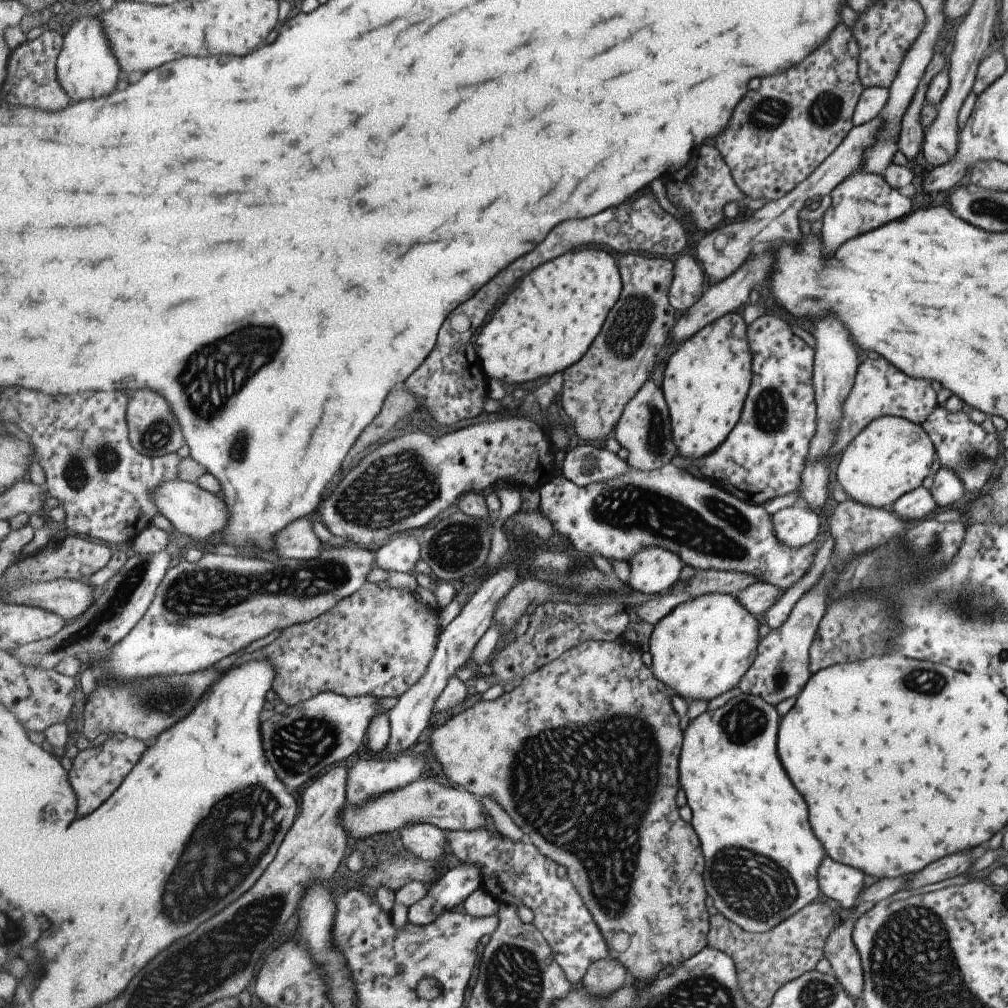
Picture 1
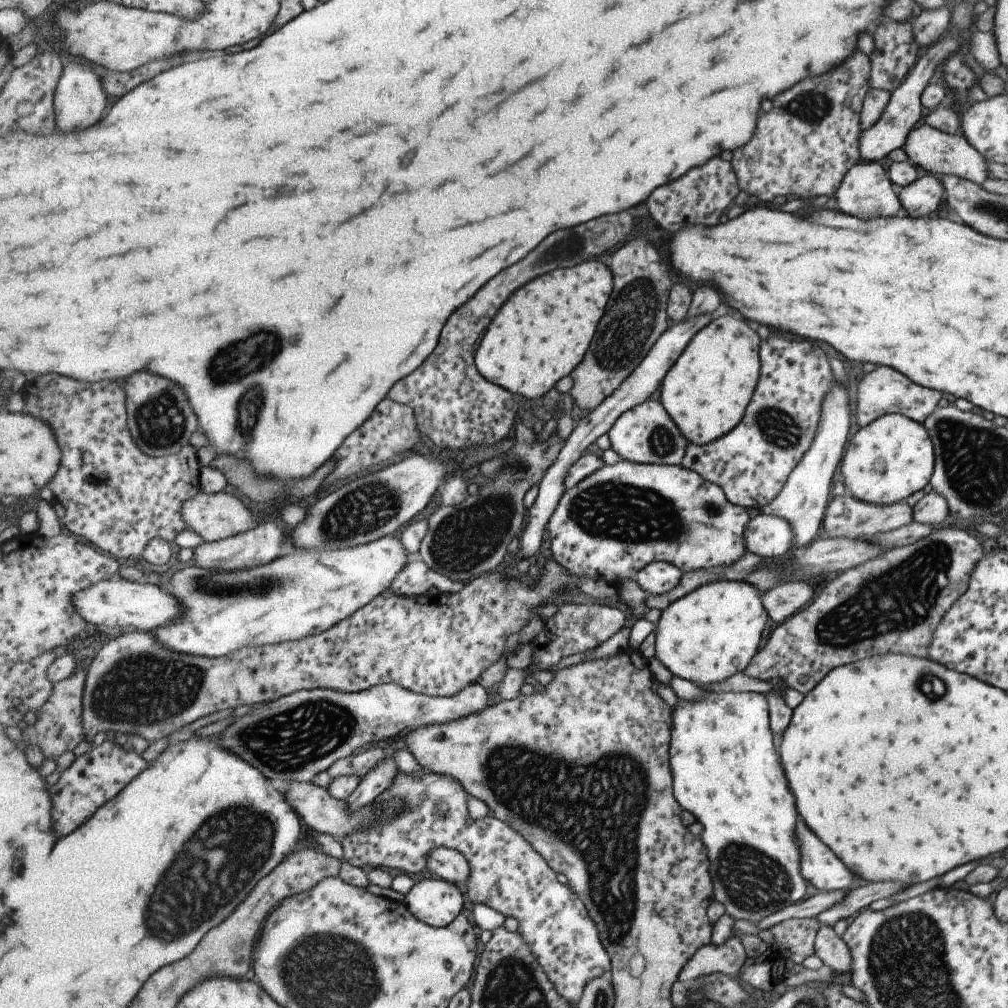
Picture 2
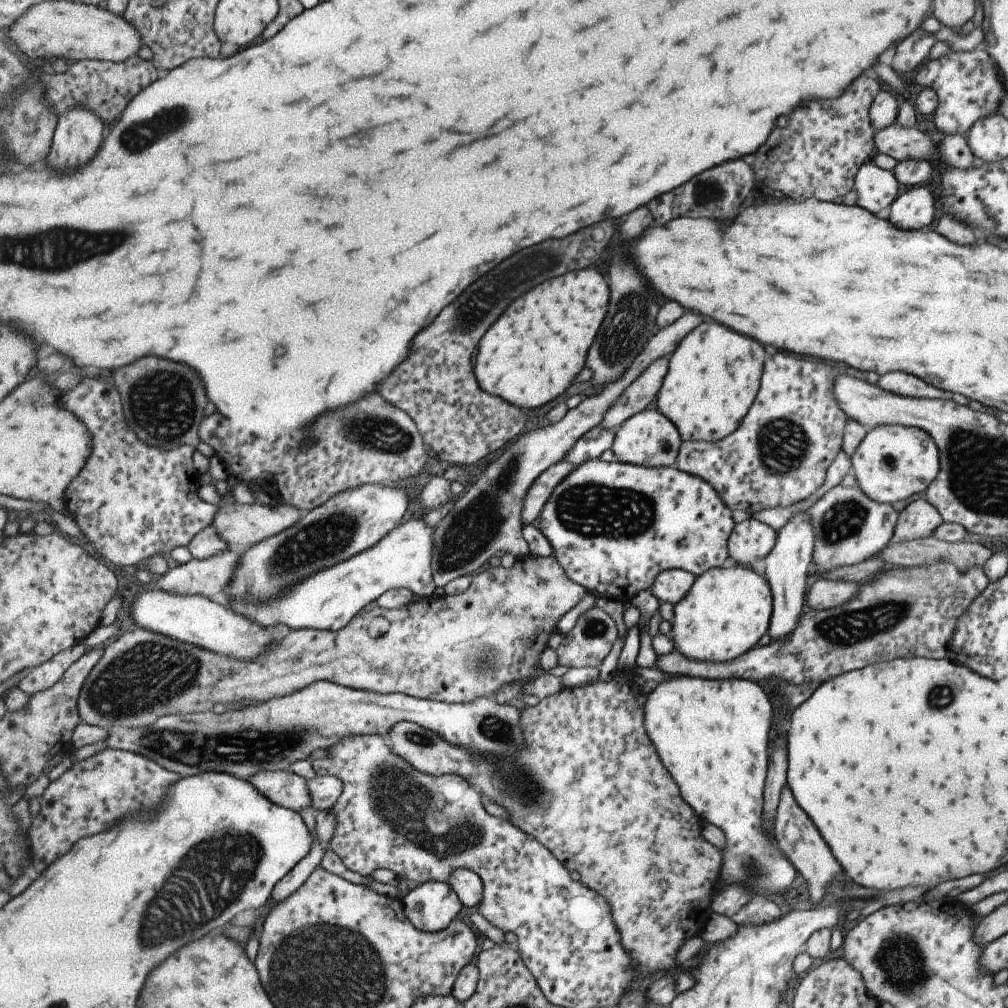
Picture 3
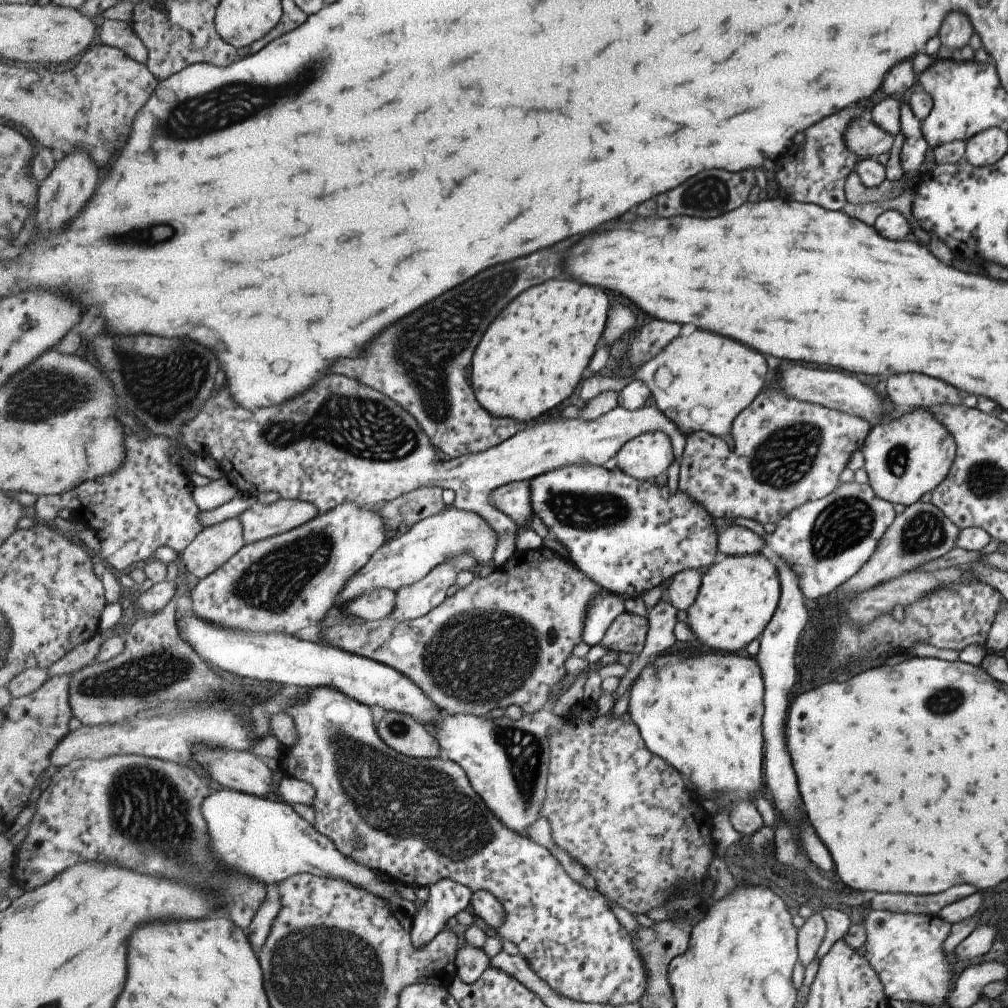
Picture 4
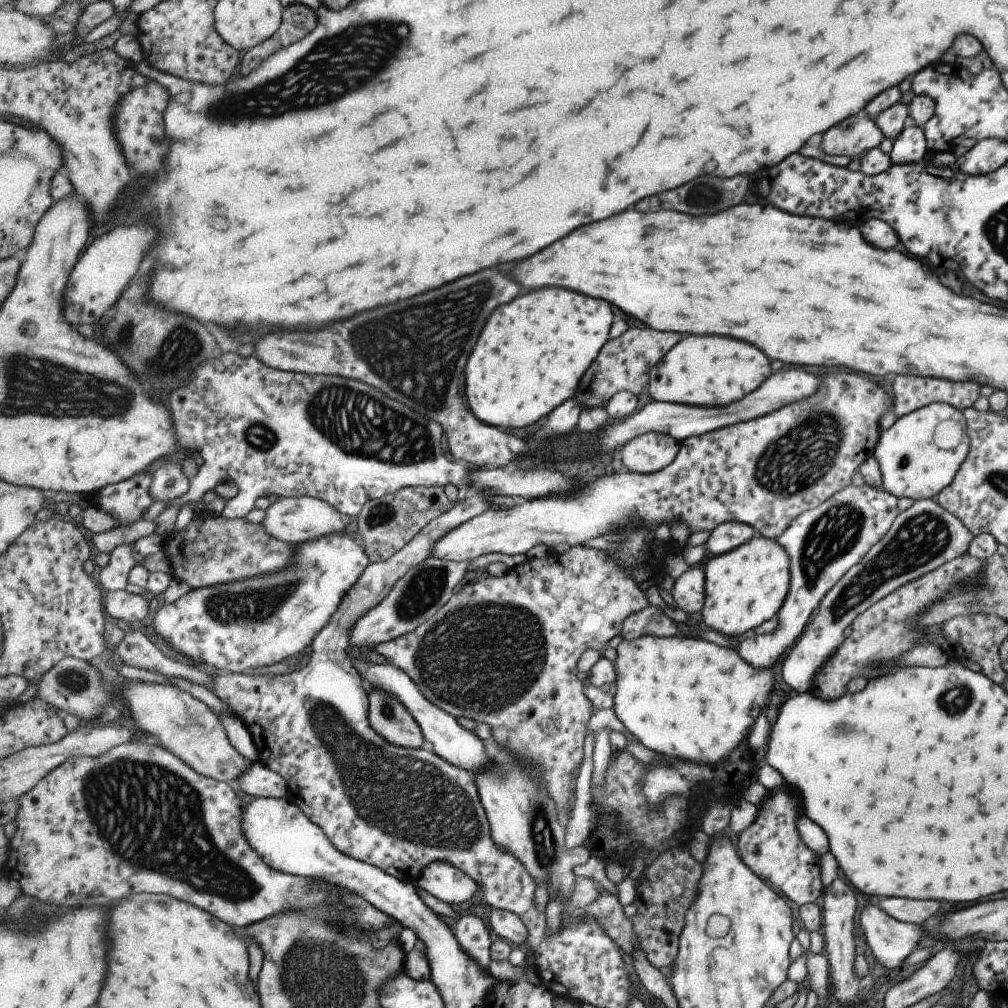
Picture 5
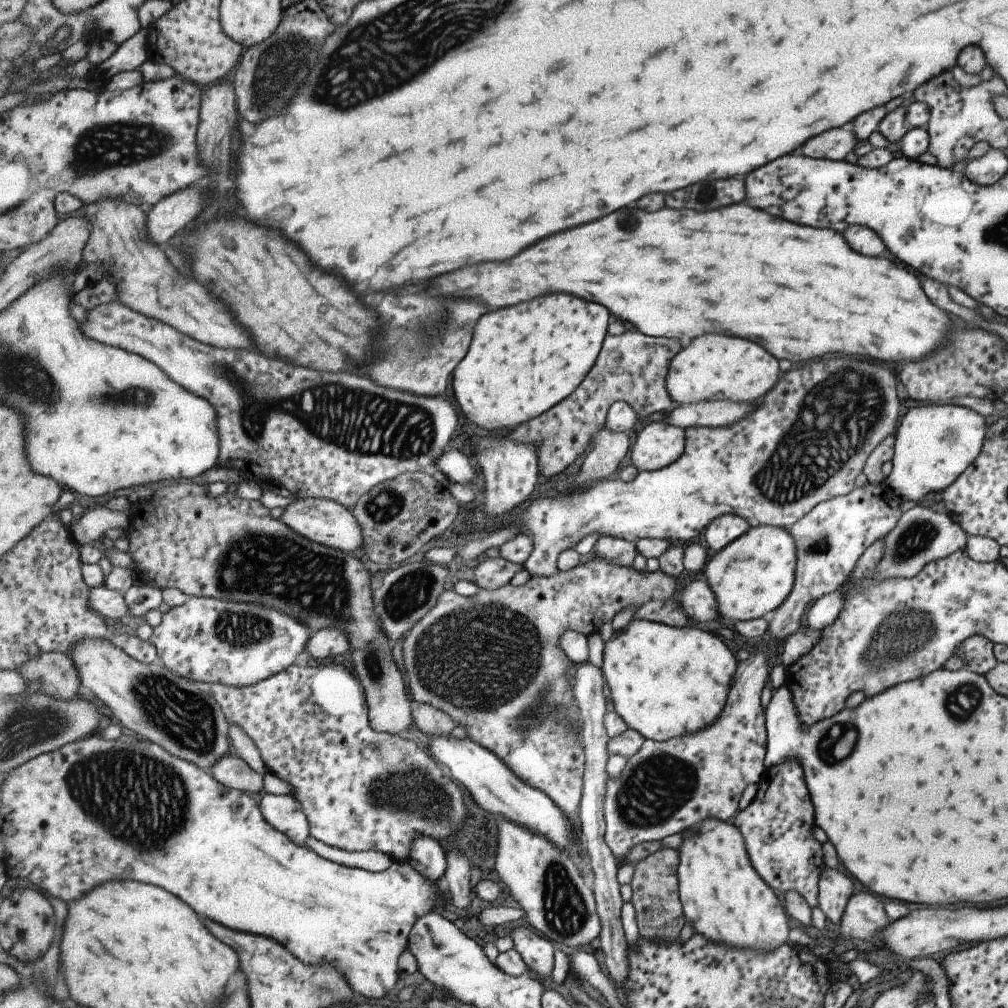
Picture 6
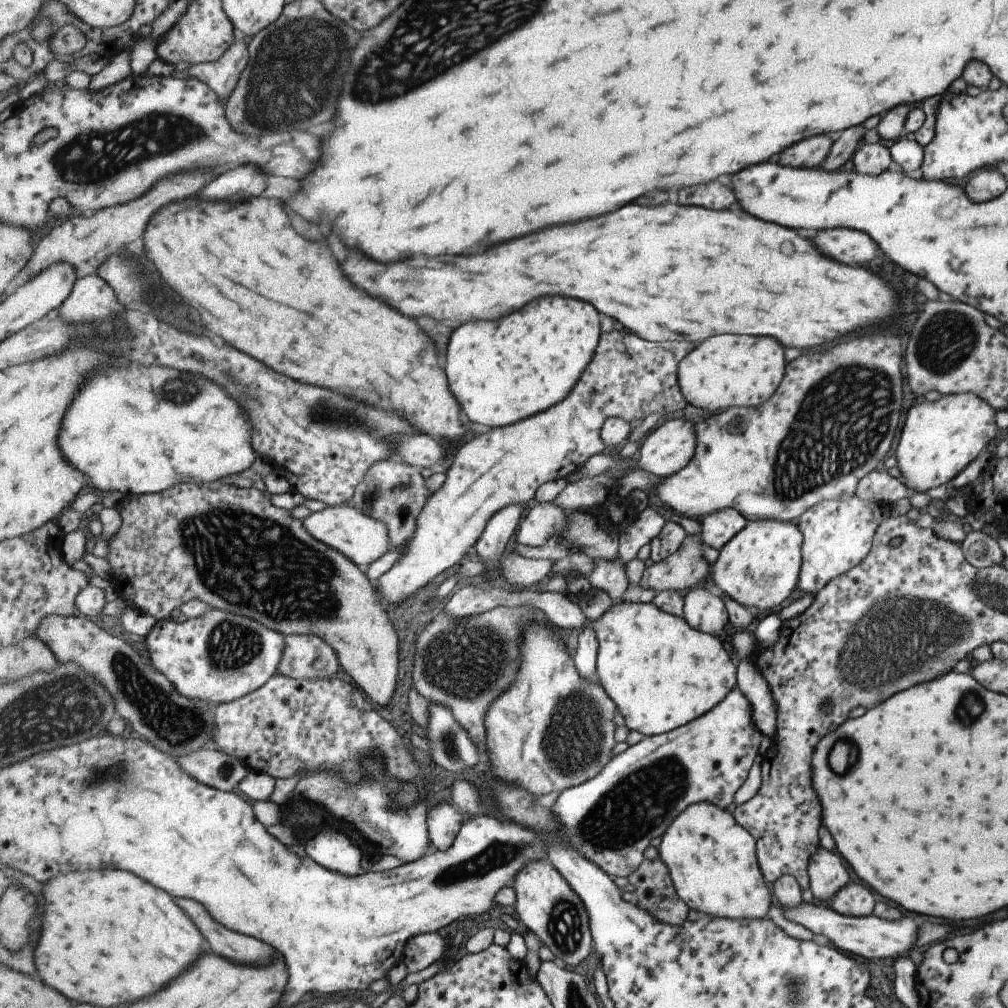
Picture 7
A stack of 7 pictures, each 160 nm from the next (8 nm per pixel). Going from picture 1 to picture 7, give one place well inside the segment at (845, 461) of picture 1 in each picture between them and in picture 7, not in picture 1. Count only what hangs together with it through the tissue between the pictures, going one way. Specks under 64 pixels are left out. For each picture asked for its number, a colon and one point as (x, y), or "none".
2: (888, 459)
3: (892, 462)
4: (904, 458)
5: (917, 456)
6: (933, 444)
7: (938, 439)

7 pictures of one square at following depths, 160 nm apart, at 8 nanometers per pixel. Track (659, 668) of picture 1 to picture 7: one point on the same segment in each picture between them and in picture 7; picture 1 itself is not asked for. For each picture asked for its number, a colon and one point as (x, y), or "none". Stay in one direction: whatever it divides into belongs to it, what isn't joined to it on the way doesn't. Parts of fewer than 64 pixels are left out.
2: (709, 635)
3: (726, 612)
4: (739, 595)
5: (745, 587)
6: (754, 574)
7: (758, 567)

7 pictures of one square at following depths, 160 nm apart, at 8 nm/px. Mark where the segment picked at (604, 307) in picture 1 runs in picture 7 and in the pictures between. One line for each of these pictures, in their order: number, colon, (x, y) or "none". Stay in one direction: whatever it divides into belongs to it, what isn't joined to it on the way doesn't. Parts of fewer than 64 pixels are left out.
2: (543, 334)
3: (531, 357)
4: (532, 358)
5: (531, 358)
6: (523, 361)
7: (502, 372)

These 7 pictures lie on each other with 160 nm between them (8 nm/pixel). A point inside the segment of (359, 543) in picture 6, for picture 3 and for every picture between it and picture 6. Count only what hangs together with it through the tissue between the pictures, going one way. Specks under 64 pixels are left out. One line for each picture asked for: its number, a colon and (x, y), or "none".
3: (242, 525)
4: (260, 522)
5: (292, 519)

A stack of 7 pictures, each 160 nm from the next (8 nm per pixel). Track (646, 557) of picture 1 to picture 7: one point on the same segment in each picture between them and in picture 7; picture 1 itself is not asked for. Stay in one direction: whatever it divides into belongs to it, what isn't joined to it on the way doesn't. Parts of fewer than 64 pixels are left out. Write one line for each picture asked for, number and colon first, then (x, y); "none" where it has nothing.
2: (659, 578)
3: (673, 585)
4: (683, 589)
5: (689, 592)
6: (699, 601)
7: (708, 612)

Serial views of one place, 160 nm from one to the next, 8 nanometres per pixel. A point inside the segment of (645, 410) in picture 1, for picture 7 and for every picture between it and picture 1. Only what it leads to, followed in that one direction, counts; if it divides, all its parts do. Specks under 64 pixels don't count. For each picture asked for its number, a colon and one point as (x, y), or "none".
2: (647, 434)
3: (649, 439)
4: (650, 455)
5: (653, 452)
6: (660, 444)
7: (666, 450)

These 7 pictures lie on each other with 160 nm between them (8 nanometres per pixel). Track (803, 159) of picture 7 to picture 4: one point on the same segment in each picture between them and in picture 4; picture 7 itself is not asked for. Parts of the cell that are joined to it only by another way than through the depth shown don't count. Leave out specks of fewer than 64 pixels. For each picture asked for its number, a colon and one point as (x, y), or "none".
4: (863, 138)
5: (857, 134)
6: (832, 145)

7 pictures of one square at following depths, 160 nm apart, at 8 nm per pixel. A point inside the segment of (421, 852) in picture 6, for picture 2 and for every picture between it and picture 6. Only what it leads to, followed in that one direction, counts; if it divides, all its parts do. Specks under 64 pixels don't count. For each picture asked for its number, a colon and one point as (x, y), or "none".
2: (436, 902)
3: (433, 906)
4: (447, 898)
5: (444, 882)

